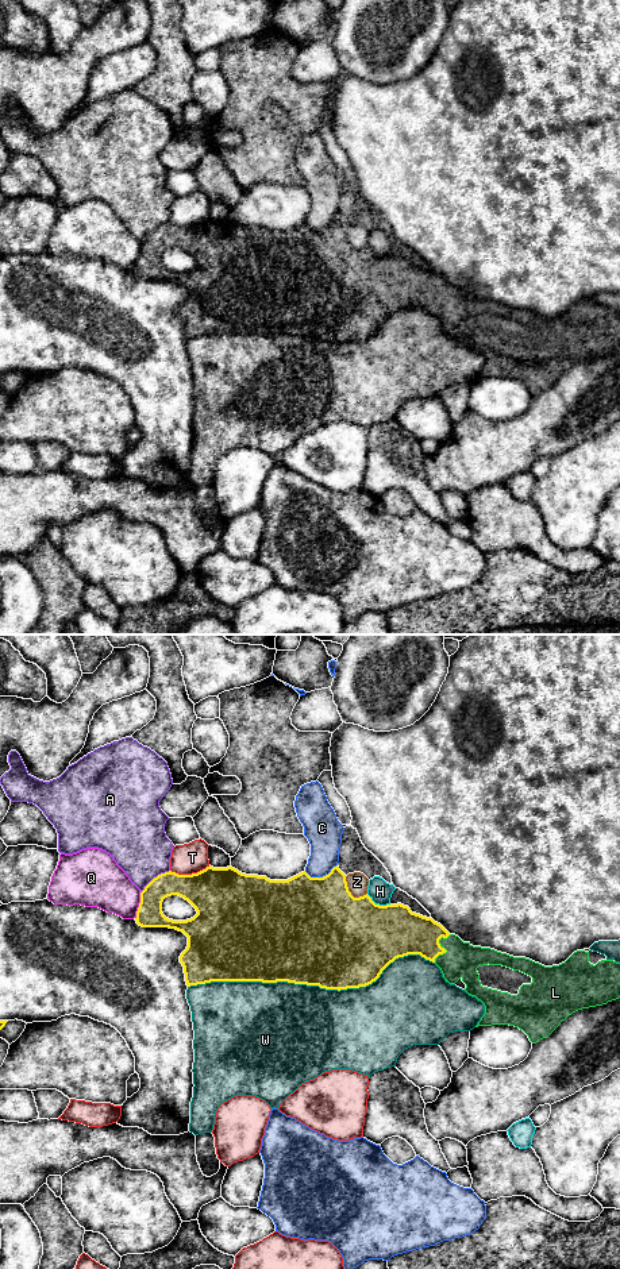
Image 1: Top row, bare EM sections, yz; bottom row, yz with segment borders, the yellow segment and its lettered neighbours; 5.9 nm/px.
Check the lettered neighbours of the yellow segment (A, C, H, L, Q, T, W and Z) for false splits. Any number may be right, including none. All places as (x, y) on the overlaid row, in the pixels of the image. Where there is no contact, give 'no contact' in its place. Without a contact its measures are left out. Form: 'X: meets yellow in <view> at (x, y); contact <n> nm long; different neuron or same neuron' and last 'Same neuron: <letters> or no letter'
A: meets yellow in yz at (154, 878); contact 220 nm long; different neuron
C: meets yellow in yz at (320, 878); contact 200 nm long; different neuron
H: meets yellow in yz at (378, 905); contact 160 nm long; different neuron
L: meets yellow in yz at (441, 947); contact 190 nm long; same neuron
Q: meets yellow in yz at (139, 906); contact 160 nm long; different neuron
T: meets yellow in yz at (189, 875); contact 240 nm long; different neuron
W: meets yellow in yz at (311, 984); contact 1450 nm long; different neuron
Z: meets yellow in yz at (350, 893); contact 170 nm long; different neuron
Same neuron: L

